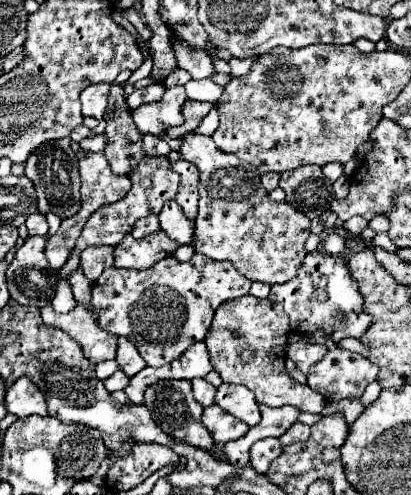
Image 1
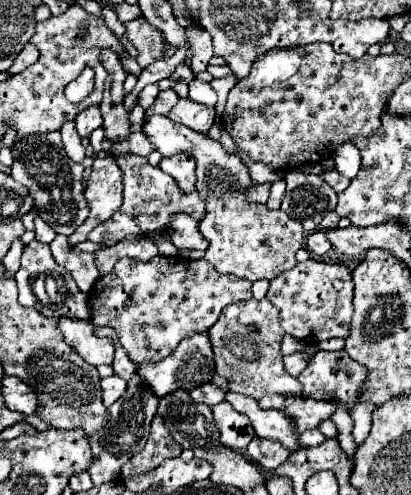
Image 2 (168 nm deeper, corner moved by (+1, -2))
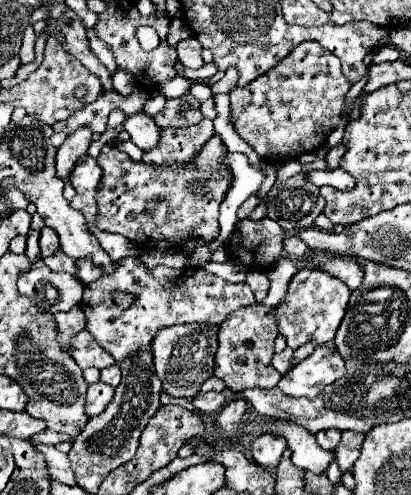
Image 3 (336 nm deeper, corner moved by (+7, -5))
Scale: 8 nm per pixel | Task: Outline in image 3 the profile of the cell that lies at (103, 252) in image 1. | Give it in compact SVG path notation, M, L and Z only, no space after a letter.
M55 250L53 256L45 258L45 264L51 268L51 270L63 270L63 272L69 272L73 276L77 276L77 266L75 266L75 258L69 258L65 256L65 252L61 250Z

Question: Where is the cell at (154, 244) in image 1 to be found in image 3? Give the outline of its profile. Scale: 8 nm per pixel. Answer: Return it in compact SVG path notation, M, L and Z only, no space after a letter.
M79 258L79 260L77 260L77 268L79 268L77 278L79 278L81 282L85 282L85 284L97 280L97 278L103 274L103 268L97 266L97 264L93 264L89 258Z

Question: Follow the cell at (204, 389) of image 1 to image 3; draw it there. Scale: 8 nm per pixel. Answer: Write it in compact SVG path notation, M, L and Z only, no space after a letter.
M199 392L191 404L199 412L217 412L225 406L225 396L221 392Z

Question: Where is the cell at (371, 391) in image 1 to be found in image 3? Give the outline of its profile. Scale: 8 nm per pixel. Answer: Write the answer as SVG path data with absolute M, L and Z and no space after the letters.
M351 430L341 434L341 442L339 442L339 448L337 448L337 462L339 462L341 472L353 468L355 460L359 458L359 452L361 452L363 438L365 438L365 434L357 434L357 432L351 432Z

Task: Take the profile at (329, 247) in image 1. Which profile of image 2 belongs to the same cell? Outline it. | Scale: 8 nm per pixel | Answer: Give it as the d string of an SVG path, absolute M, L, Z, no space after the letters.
M313 231L313 233L307 235L305 247L307 247L315 257L321 257L321 255L325 255L325 253L331 249L331 243L327 243L323 231Z

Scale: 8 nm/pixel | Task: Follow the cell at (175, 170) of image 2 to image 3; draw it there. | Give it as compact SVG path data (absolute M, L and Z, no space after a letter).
M203 120L193 128L165 128L161 130L161 144L157 144L153 152L145 152L143 162L157 166L187 166L213 136L215 130L211 120Z

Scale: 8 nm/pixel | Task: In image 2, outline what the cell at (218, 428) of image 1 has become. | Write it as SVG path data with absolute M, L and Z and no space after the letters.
M223 401L219 405L213 407L213 417L215 417L215 425L221 433L221 443L229 449L235 451L243 451L255 433L251 433L251 421L243 415L243 413L235 413L235 409L231 409L231 403Z

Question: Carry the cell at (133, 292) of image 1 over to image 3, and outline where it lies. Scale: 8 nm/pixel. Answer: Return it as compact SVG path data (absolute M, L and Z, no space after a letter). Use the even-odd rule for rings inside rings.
M129 256L115 262L115 272L103 274L99 280L87 284L79 306L87 318L87 332L93 334L117 362L123 362L127 356L151 348L151 342L161 328L189 322L215 326L221 324L233 310L253 302L255 296L245 282L233 284L205 272L203 268L191 266L155 266L149 270L139 258ZM113 292L129 292L135 300L127 310L121 310L113 300Z

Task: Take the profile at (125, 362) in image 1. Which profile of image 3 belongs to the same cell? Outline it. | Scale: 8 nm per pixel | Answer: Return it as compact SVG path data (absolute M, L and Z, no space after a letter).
M113 364L113 366L109 366L109 368L105 368L105 370L101 370L101 382L105 382L105 384L111 384L111 386L119 386L119 380L121 380L121 368L117 366L117 364Z

